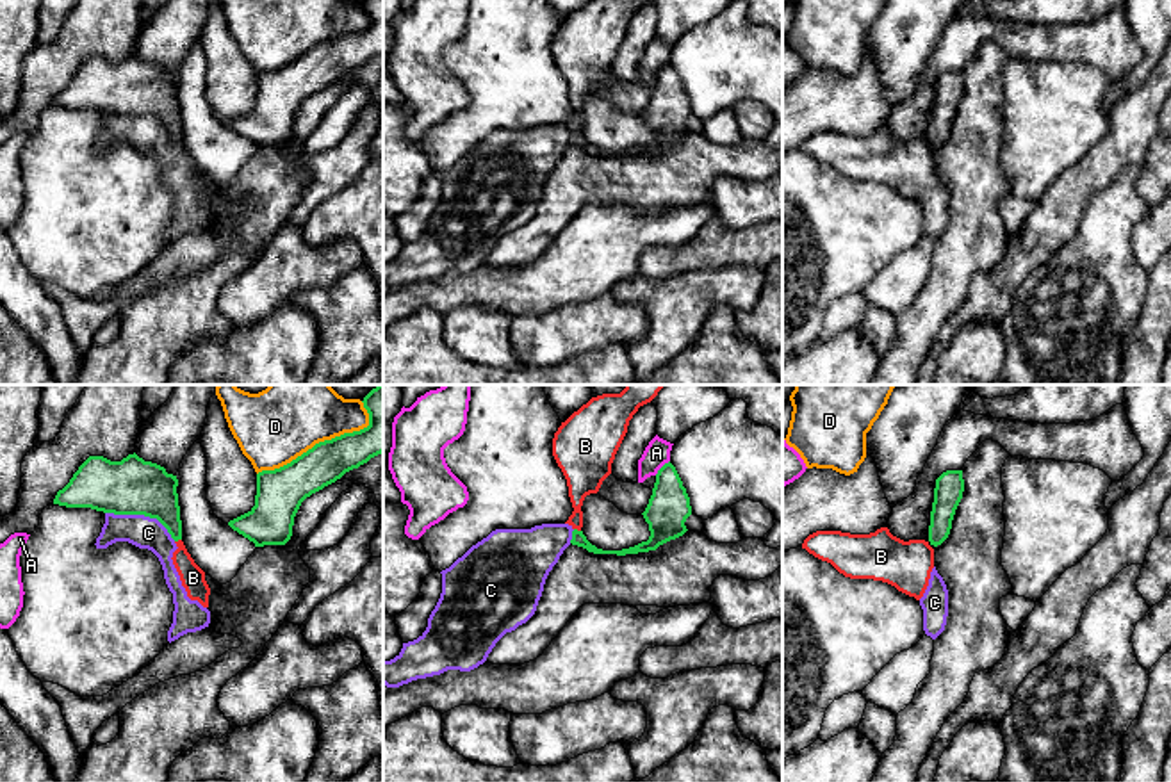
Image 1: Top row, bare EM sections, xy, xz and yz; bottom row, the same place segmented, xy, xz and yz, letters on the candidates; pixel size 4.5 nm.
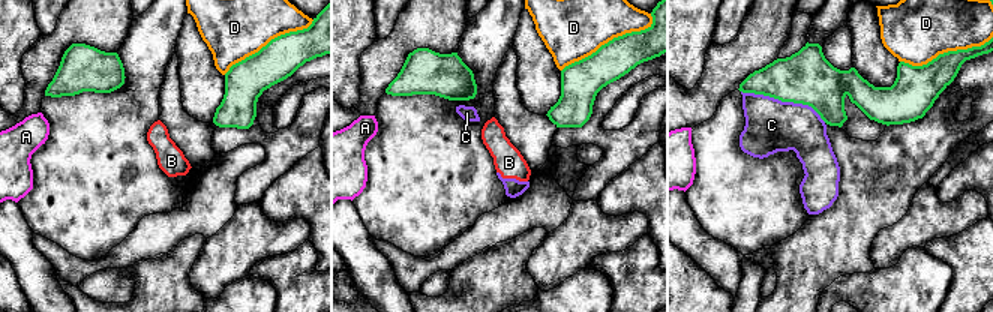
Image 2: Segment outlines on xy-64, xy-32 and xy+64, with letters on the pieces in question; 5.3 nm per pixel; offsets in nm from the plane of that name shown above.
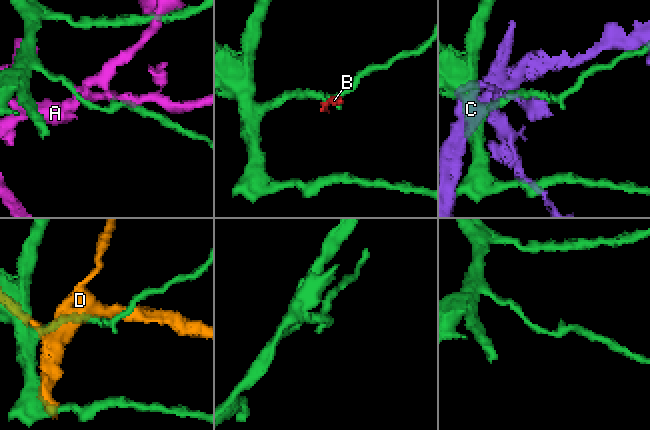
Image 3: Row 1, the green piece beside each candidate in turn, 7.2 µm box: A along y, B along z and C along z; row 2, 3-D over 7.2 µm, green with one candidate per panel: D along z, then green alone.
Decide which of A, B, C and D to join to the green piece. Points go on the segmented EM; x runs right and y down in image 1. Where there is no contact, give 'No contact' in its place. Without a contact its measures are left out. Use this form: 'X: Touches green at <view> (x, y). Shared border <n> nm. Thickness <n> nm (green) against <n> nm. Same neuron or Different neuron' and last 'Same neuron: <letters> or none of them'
A: Touches green at xz (662, 467). Shared border 100 nm. Thickness 190 nm (green) against 110 nm. Different neuron
B: Touches green at xy (177, 540). Shared border 40 nm. Thickness 220 nm (green) against 110 nm. Different neuron
C: Touches green at xy (141, 513). Shared border 340 nm. Thickness 260 nm (green) against 140 nm. Different neuron
D: Touches green at xy (325, 440). Shared border 600 nm. Thickness 190 nm (green) against 340 nm. Different neuron
Same neuron: none of them

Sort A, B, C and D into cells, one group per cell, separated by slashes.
A / B C / D

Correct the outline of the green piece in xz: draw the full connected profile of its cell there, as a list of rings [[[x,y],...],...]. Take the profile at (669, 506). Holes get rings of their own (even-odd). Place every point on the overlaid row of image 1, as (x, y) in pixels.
[[[670,461],[658,470],[652,495],[642,515],[649,524],[651,536],[647,542],[635,547],[622,550],[602,550],[592,545],[583,531],[577,529],[572,531],[570,543],[594,554],[626,556],[656,550],[659,545],[683,536],[688,531],[684,522],[692,515],[692,506],[686,488]]]

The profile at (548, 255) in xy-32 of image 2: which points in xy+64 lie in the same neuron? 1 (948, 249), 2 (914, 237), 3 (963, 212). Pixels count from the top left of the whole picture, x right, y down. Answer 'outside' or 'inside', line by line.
1: outside
2: inside
3: inside

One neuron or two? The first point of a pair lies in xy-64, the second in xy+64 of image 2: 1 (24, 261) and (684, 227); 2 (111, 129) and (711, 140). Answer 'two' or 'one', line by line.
1: one
2: one

